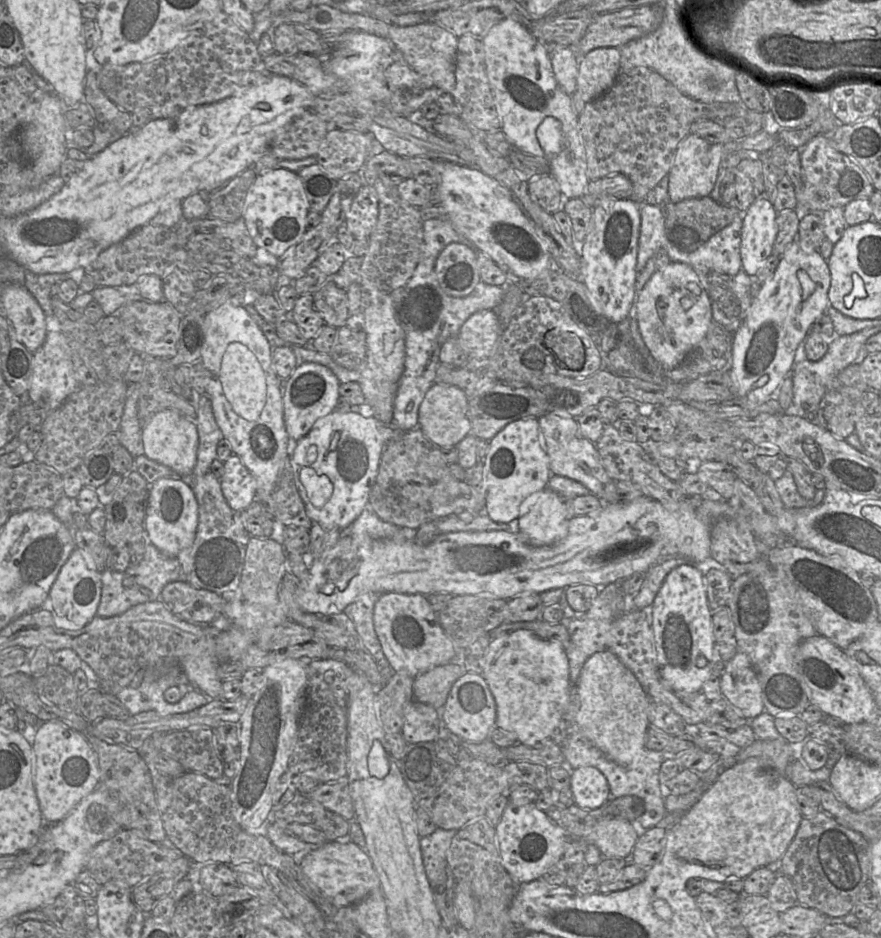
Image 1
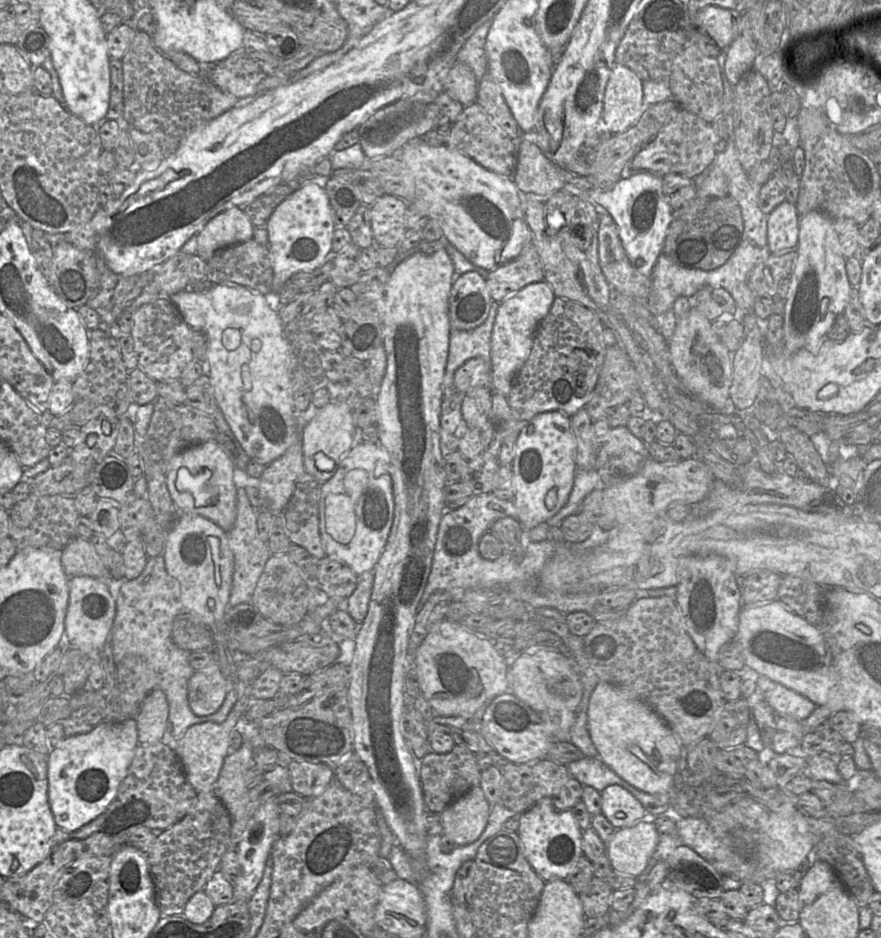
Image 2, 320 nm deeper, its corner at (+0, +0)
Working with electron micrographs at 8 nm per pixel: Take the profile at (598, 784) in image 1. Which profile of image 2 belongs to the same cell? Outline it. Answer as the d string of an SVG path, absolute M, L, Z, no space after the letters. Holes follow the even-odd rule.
M609 785L601 792L602 813L616 828L634 826L642 821L646 811L642 804L625 788Z

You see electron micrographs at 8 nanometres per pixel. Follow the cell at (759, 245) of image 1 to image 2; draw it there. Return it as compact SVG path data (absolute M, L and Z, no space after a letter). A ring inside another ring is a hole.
M783 201L767 215L767 239L771 254L795 248L799 238L799 220L795 204Z

